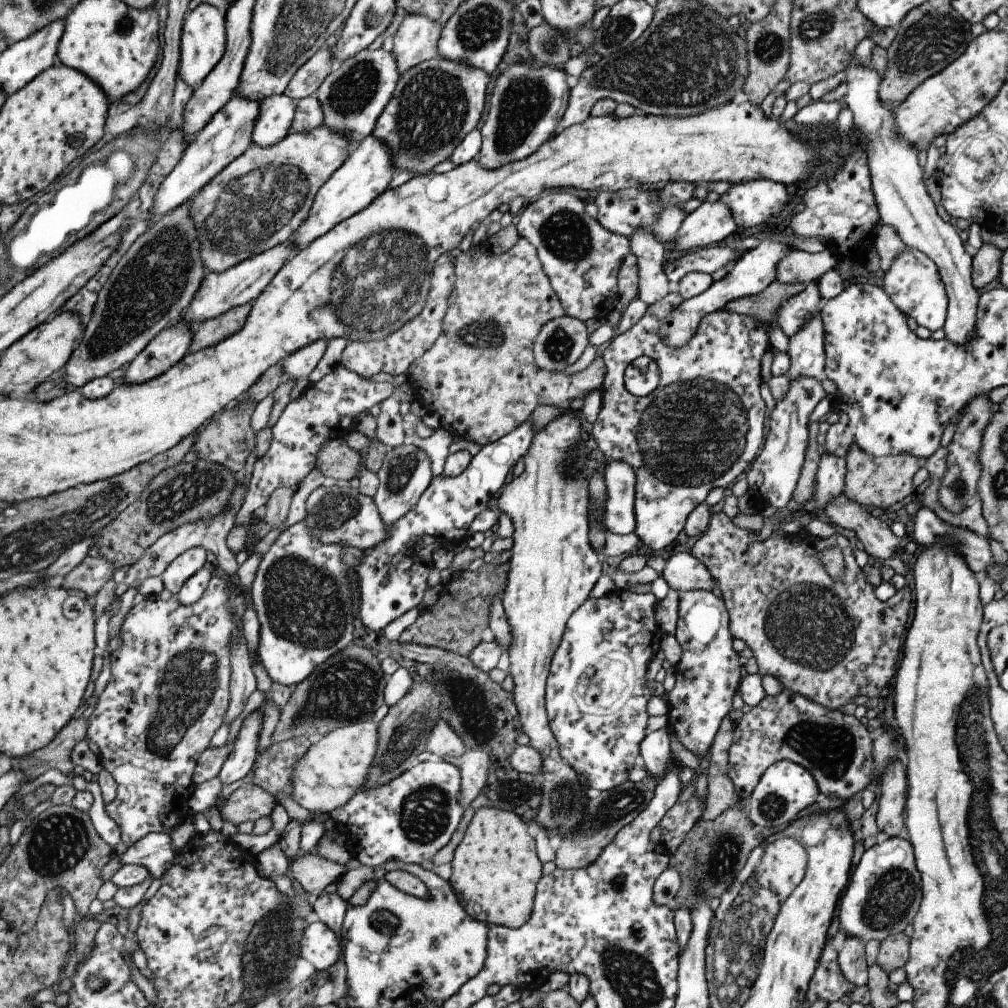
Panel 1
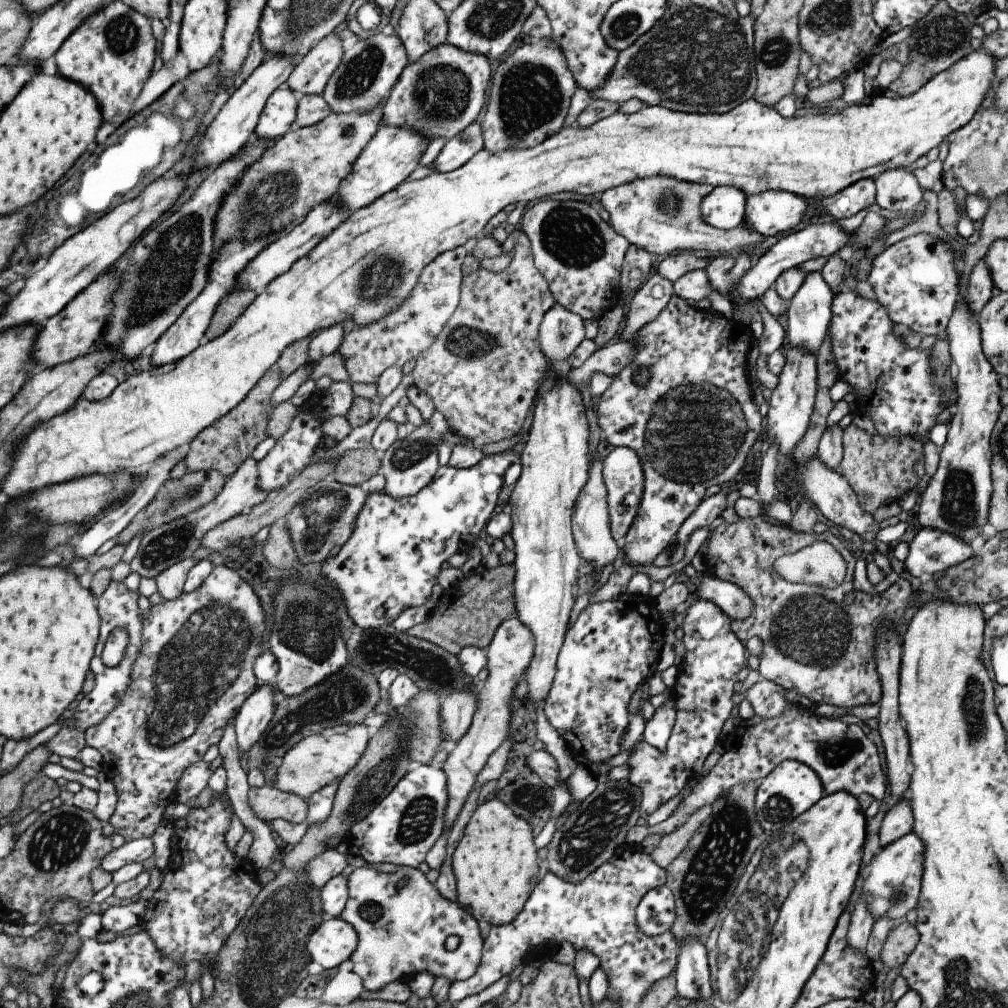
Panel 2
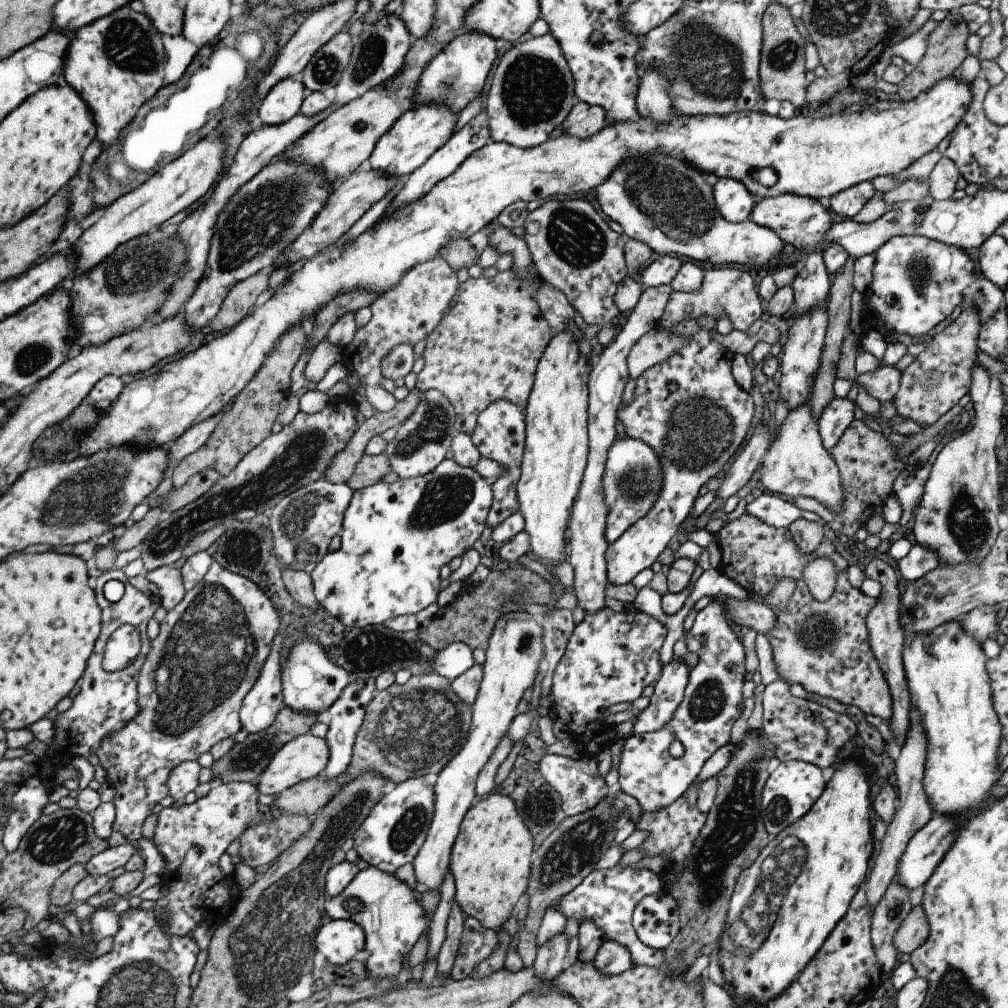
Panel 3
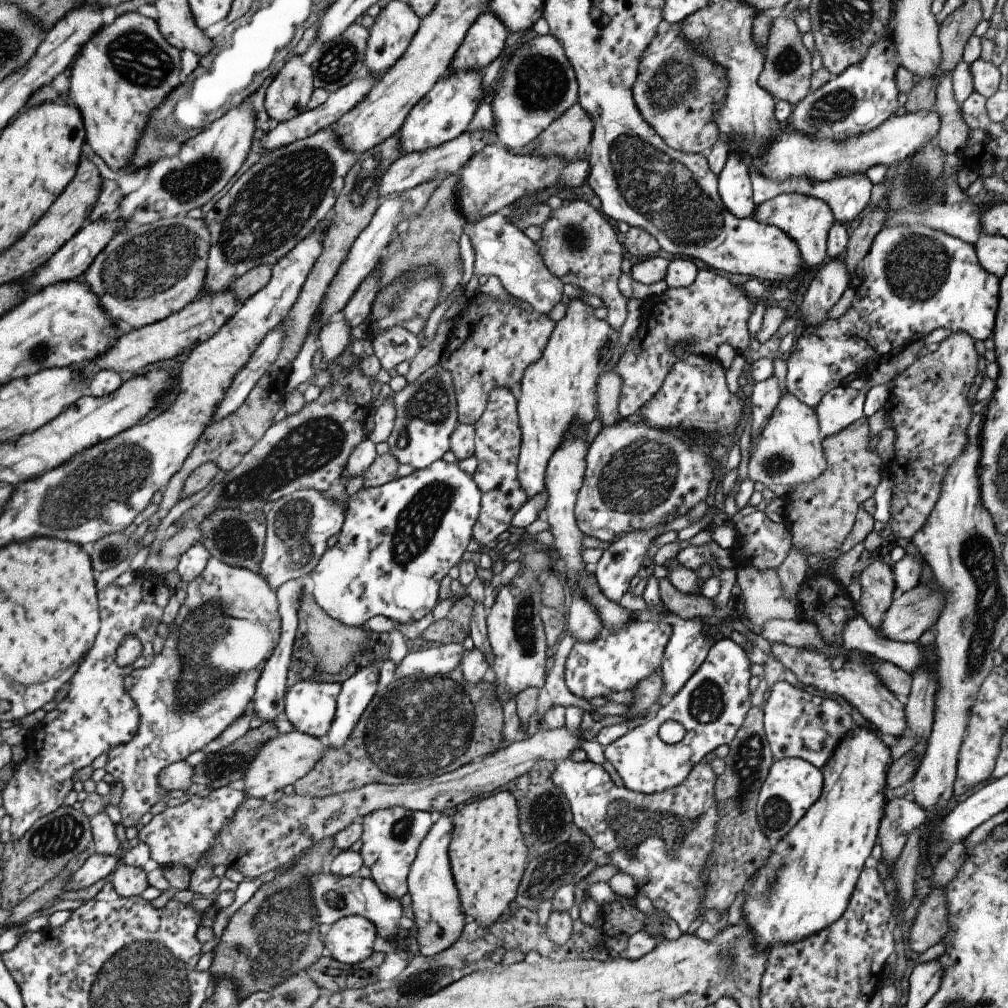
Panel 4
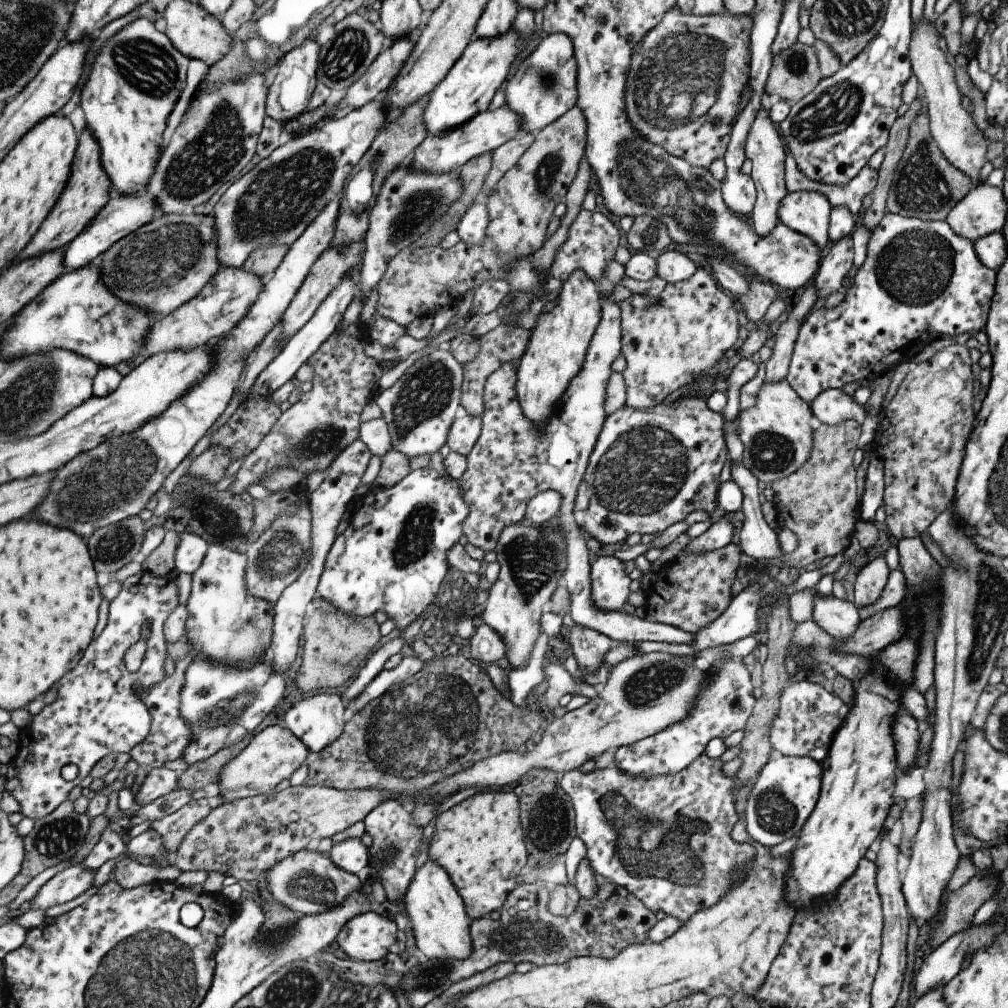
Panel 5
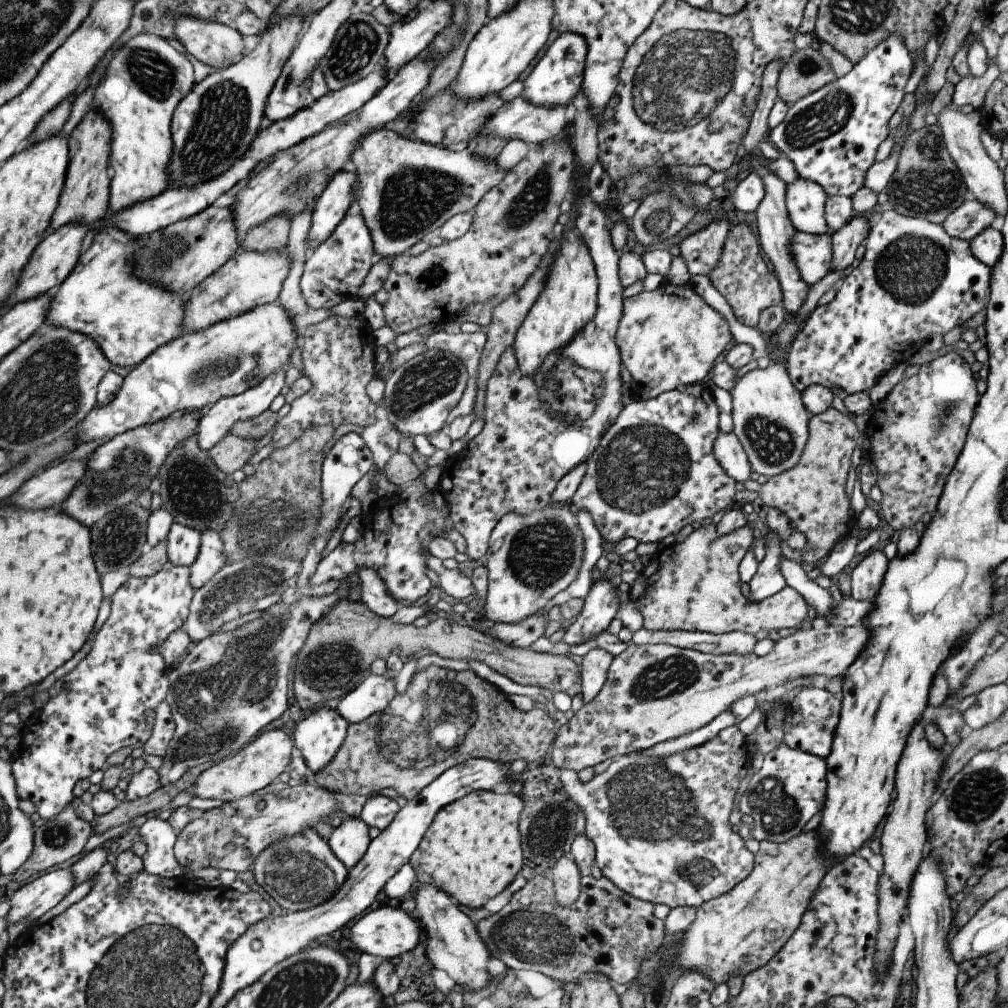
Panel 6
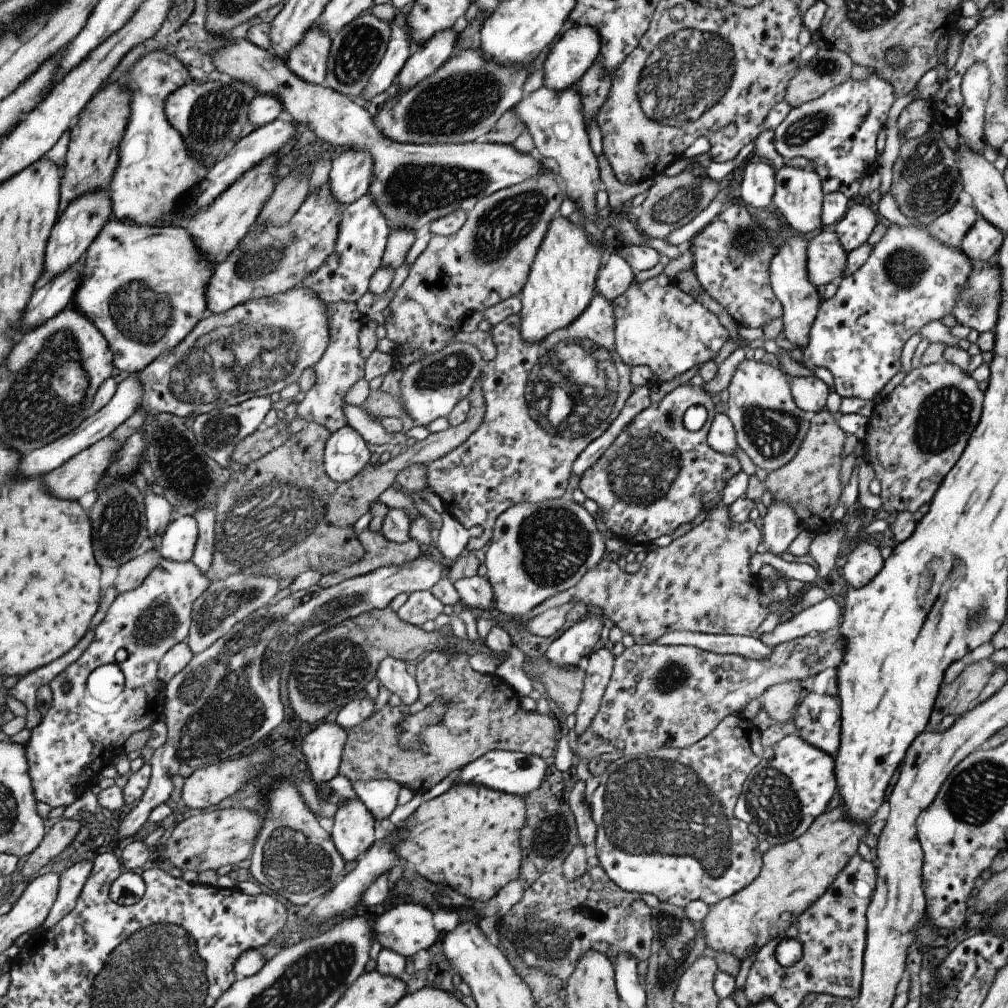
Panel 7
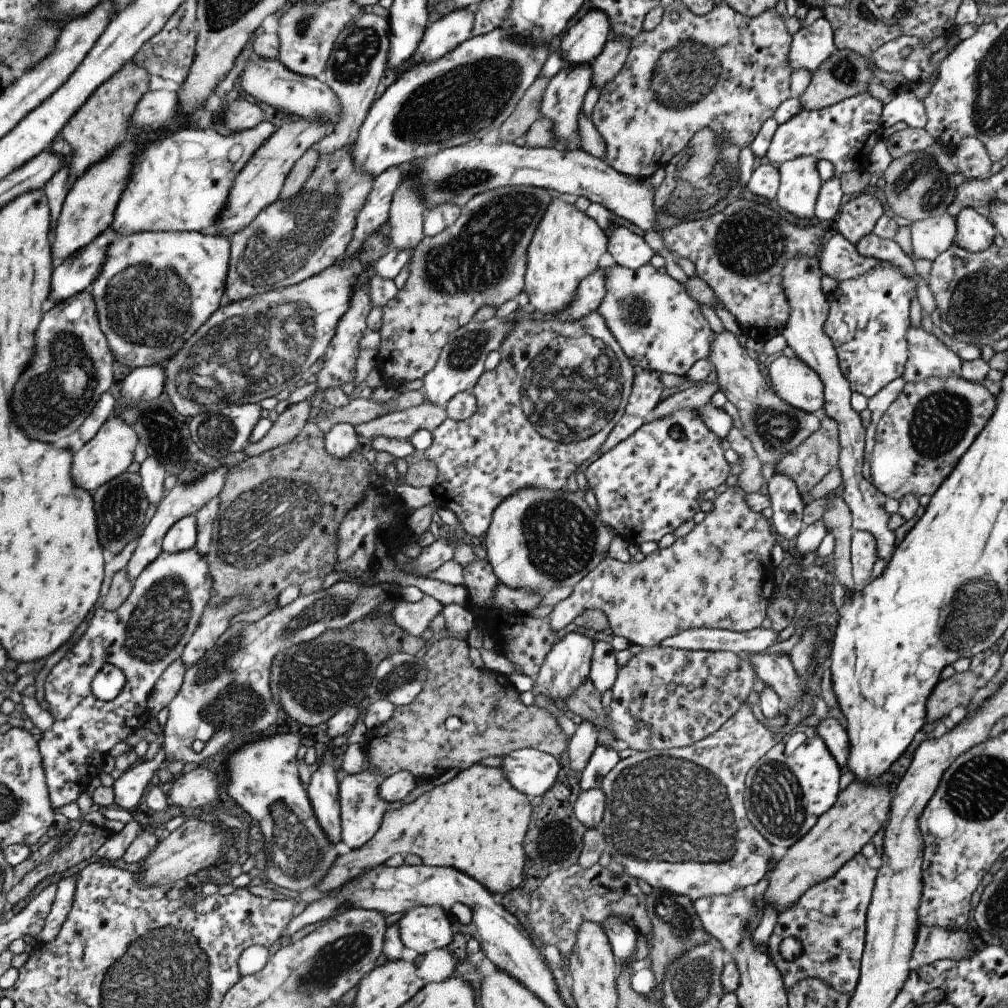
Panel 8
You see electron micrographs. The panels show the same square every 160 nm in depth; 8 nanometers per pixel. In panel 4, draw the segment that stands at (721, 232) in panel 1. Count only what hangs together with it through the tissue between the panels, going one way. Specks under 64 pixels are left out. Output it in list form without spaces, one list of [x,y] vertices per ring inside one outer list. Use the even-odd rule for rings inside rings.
[[[735,150],[726,156],[726,161],[717,178],[718,195],[728,212],[740,219],[751,217],[755,208],[752,186],[747,167]]]

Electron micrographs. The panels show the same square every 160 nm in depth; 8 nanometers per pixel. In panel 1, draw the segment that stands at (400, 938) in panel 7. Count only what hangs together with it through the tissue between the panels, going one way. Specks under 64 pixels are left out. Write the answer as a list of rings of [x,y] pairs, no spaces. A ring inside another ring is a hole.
[[[313,922],[303,929],[298,956],[310,962],[317,971],[327,971],[337,962],[339,952],[340,940],[326,924]]]

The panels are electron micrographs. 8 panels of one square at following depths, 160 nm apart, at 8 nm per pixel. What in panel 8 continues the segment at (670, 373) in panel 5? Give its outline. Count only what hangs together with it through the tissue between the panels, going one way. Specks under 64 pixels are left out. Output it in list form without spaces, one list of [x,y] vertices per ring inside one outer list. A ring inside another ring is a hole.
[[[617,263],[603,270],[605,294],[597,305],[597,311],[605,321],[605,326],[617,341],[621,351],[631,366],[640,366],[660,372],[685,376],[689,367],[699,359],[707,359],[712,345],[713,332],[699,312],[699,306],[684,287],[666,273],[657,272],[649,263],[636,269],[628,269]]]

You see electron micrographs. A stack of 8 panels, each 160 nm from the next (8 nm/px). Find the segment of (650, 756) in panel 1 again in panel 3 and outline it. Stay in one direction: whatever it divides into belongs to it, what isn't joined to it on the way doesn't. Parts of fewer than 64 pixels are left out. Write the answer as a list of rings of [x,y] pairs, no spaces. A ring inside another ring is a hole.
[[[675,657],[662,666],[647,707],[636,714],[633,733],[648,733],[668,722],[681,702],[689,671],[690,667]]]

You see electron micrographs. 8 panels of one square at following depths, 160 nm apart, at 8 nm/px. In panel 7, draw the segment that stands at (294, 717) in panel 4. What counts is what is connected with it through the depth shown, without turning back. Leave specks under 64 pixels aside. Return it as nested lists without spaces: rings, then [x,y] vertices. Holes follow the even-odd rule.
[[[323,722],[302,738],[299,747],[310,772],[309,780],[317,787],[338,774],[346,733],[335,722]]]

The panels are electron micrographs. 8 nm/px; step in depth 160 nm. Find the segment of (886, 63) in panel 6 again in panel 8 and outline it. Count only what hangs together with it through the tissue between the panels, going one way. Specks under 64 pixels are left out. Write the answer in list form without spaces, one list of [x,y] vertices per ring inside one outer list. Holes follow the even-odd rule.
[[[861,93],[819,110],[801,110],[793,118],[777,125],[763,157],[774,166],[805,155],[829,160],[834,168],[833,177],[838,179],[843,172],[866,170],[869,151],[881,134],[879,114],[882,107],[882,102]]]

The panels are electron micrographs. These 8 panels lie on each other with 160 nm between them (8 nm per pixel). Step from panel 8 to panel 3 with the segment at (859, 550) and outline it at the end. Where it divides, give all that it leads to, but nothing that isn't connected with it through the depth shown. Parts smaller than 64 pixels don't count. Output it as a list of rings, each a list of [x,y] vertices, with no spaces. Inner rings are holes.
[[[879,559],[868,560],[864,566],[861,566],[865,578],[871,578],[875,582],[879,582],[880,591],[878,593],[877,602],[872,606],[872,609],[866,614],[865,626],[868,632],[868,643],[881,669],[885,682],[887,683],[890,697],[892,700],[891,716],[887,720],[887,725],[892,731],[892,738],[894,742],[898,742],[899,738],[903,738],[907,724],[909,724],[909,692],[907,692],[907,684],[905,684],[905,677],[903,676],[902,667],[902,646],[905,632],[898,625],[899,613],[899,592],[897,591],[897,576],[885,561]]]

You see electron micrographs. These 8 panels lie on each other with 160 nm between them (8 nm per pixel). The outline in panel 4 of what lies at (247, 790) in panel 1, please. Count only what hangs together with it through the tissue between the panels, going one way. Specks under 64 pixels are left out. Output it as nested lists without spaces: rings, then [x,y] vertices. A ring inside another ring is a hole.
[[[460,665],[445,675],[413,674],[405,678],[391,679],[387,686],[379,686],[375,691],[342,747],[326,746],[315,766],[292,784],[293,790],[297,794],[324,797],[369,783],[418,783],[451,772],[471,762],[473,758],[497,751],[501,744],[502,724],[500,700],[496,699],[489,677],[471,684],[464,681]]]

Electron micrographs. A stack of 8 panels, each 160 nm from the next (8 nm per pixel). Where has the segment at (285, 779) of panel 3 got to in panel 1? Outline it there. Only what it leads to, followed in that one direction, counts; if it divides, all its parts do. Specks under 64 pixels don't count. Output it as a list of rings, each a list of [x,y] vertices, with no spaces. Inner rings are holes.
[[[371,721],[346,724],[314,739],[293,765],[290,780],[292,800],[311,813],[330,814],[333,809],[339,810],[360,790],[375,754],[377,741],[377,727]]]

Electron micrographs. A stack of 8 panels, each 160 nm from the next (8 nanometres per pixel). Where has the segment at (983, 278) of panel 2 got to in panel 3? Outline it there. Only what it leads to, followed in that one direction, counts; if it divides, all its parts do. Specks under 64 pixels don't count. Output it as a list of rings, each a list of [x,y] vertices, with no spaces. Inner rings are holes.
[[[971,302],[900,372],[899,386],[891,400],[897,415],[921,426],[929,426],[968,393],[981,321],[977,308]]]

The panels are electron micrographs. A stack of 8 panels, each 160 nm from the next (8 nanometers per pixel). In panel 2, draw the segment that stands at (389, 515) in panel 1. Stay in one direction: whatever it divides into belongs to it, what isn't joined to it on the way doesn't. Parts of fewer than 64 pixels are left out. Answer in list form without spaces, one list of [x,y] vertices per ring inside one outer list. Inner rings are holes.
[[[434,411],[429,418],[414,428],[409,428],[403,439],[395,439],[380,454],[379,474],[384,478],[383,490],[388,497],[398,499],[411,496],[421,490],[432,478],[437,470],[437,448],[444,443],[443,434],[448,430],[445,417],[439,411]]]

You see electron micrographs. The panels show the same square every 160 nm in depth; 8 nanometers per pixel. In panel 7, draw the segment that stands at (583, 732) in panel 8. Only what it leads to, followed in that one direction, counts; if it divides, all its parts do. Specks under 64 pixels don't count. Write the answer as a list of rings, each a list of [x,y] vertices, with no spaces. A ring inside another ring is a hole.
[[[605,647],[591,653],[583,662],[585,672],[580,701],[574,712],[576,723],[571,737],[583,734],[598,711],[602,694],[610,679],[614,656]]]

